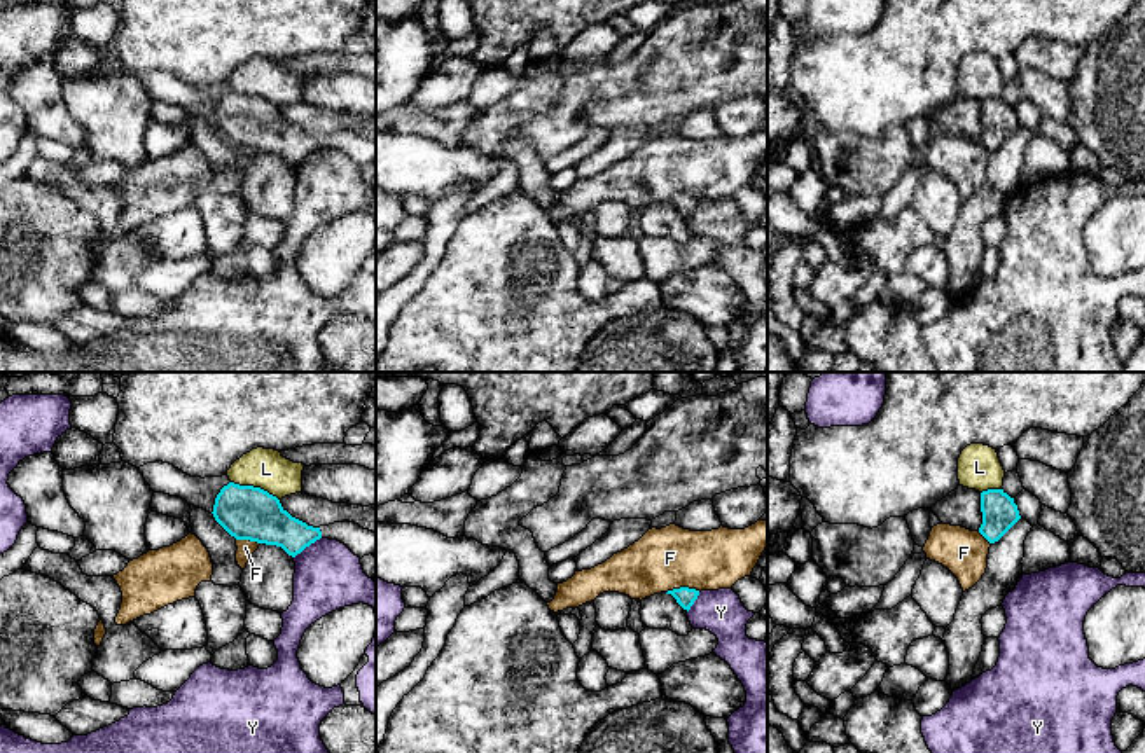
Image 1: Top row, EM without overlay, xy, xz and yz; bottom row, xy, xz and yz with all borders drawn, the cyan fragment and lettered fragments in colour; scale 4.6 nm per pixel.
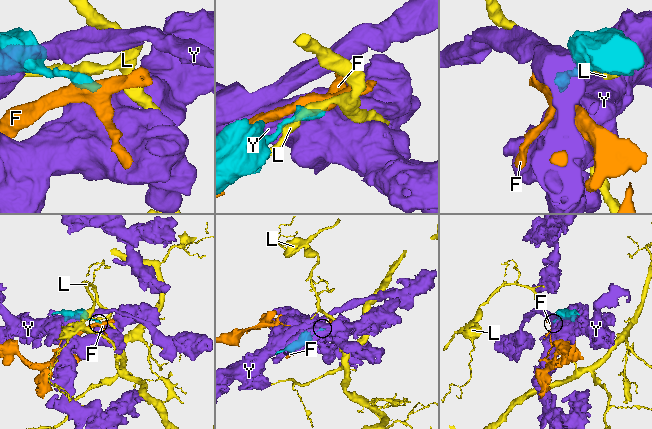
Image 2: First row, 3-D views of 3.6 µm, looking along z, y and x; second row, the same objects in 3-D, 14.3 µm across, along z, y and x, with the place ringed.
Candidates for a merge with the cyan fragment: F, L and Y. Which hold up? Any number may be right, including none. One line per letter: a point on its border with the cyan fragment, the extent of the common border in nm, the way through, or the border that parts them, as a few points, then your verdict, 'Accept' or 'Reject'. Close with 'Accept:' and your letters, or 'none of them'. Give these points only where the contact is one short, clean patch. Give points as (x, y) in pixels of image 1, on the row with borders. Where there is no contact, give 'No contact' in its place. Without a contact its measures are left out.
F: Touches cyan at xz (682, 587). Shared border 160 nm. Boundary: xz (700, 591), (673, 587), (666, 593). Reject
L: Touches cyan at xy (256, 488). Shared border 240 nm. Reject
Y: Touches cyan at xy (306, 545). Shared border 160 nm. Reject
Accept: none of them

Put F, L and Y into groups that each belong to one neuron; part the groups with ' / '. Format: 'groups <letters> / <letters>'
groups F / L / Y

